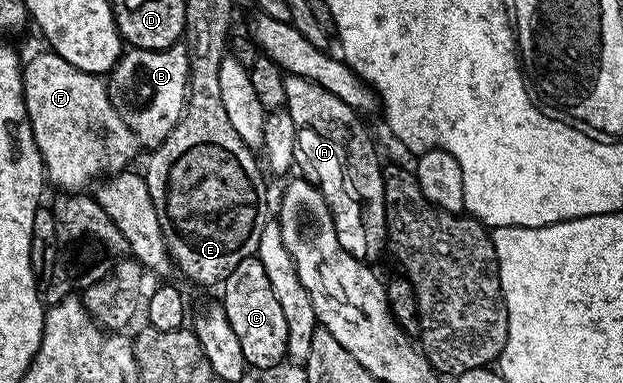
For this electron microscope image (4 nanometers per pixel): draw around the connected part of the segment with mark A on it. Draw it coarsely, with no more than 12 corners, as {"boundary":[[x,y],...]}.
{"boundary":[[284,74],[297,167],[341,249],[388,250],[385,167],[360,116]]}

